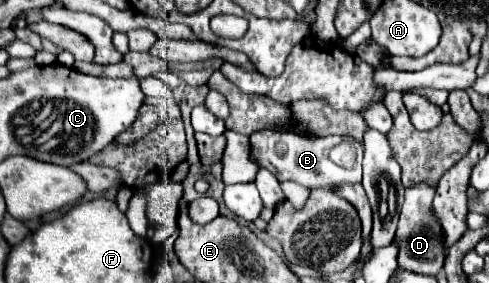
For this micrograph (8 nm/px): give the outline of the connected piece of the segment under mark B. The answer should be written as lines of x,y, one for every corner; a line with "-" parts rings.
254,131
250,135
250,143
254,143
254,157
262,161
262,167
266,167
270,173
276,175
278,181
296,181
308,189
336,189
344,183
358,183
362,181
362,157
360,151
354,159
354,167
346,169
330,159
330,151
344,143
352,141
346,135
328,135
328,137
306,137
296,133
278,133
278,131

